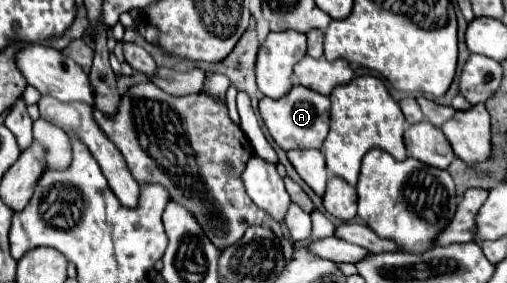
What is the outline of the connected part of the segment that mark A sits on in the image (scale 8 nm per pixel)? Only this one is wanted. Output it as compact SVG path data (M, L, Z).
M294 86L290 94L280 100L262 98L260 100L260 116L264 126L268 128L270 136L282 150L292 148L322 148L324 138L328 136L330 128L330 98L318 94L304 86Z

